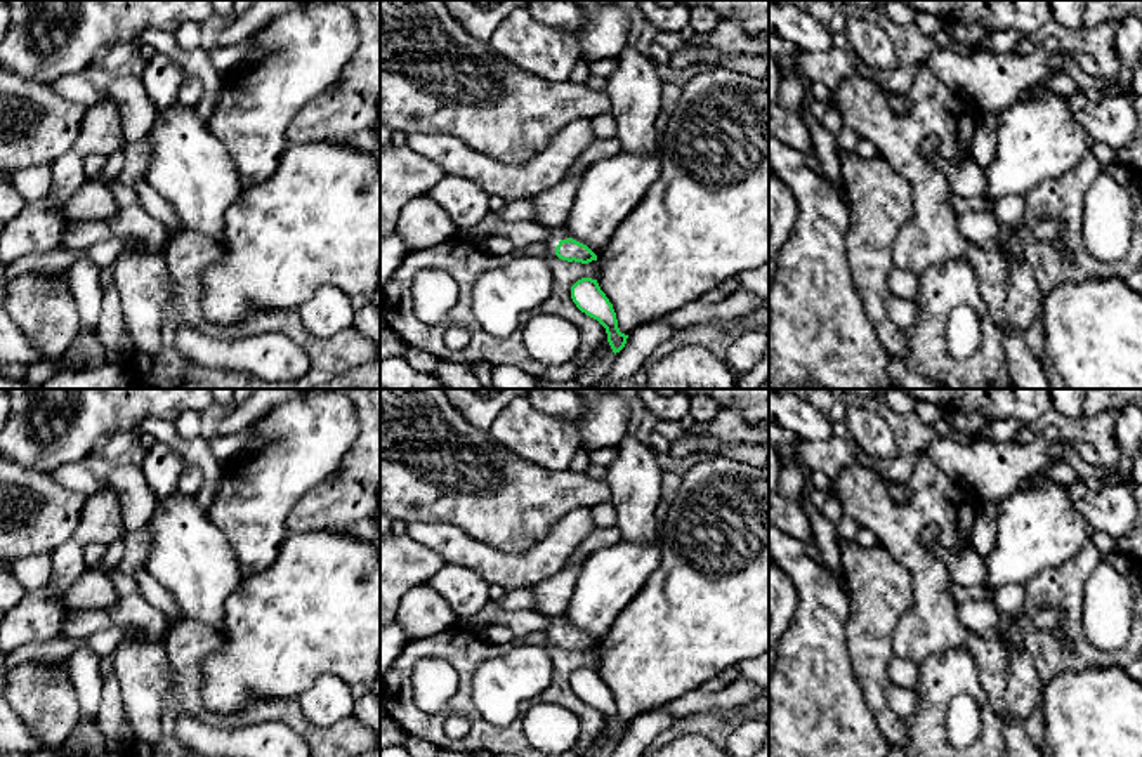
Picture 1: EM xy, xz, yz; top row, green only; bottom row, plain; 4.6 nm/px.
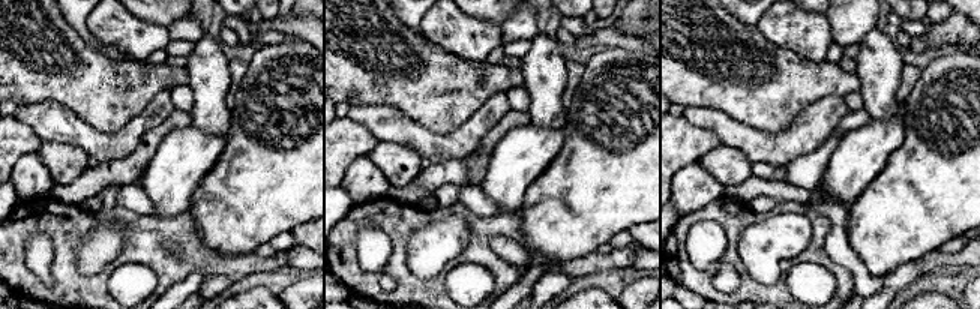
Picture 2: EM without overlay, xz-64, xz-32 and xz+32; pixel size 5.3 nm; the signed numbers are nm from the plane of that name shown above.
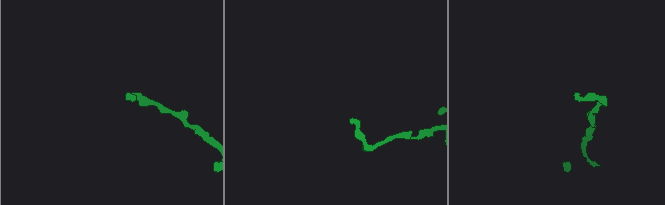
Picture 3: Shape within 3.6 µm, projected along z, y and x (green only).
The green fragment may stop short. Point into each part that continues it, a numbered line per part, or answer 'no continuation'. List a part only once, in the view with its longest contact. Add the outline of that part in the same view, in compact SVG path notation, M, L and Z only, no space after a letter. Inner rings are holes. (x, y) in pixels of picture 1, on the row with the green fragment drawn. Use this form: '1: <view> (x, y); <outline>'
1: xz (556, 235); M566 227L547 229L547 238L545 238L543 245L547 247L550 255L557 257L555 248L557 248L559 241L568 240L568 238L573 238L573 236L568 233Z

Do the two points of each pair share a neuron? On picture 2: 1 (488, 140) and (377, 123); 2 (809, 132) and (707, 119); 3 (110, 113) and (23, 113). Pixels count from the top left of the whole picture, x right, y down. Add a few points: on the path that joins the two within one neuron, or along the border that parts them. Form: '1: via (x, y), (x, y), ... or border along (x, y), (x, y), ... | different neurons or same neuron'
1: border along (506, 113), (485, 134), (480, 144), (470, 155) | different neurons
2: via (784, 141), (751, 141), (733, 132) | same neuron
3: border along (41, 101), (59, 101), (104, 132) | different neurons

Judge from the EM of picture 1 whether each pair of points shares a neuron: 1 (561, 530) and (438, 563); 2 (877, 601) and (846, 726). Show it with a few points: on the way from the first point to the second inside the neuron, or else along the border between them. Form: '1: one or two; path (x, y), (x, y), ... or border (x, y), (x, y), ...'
1: two; border (412, 537), (436, 551), (448, 563)
2: two; border (846, 641), (851, 671), (875, 717)

